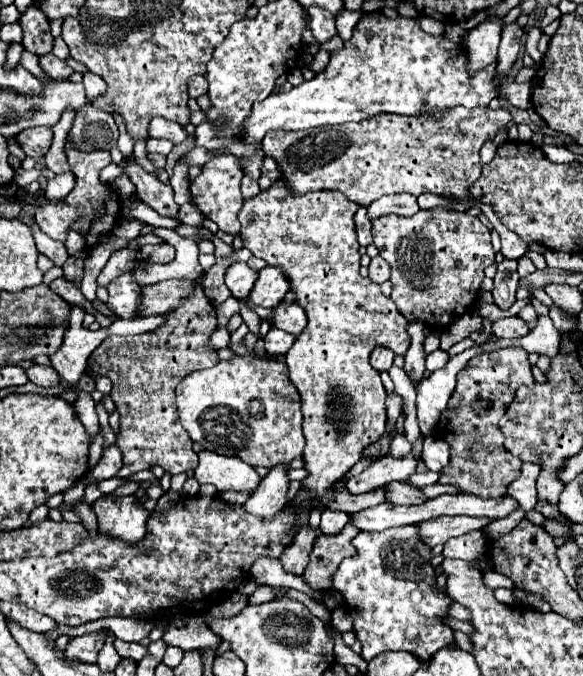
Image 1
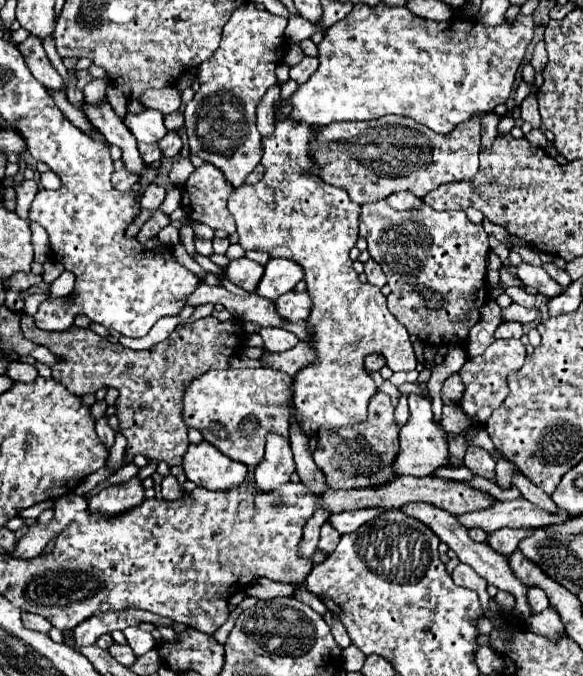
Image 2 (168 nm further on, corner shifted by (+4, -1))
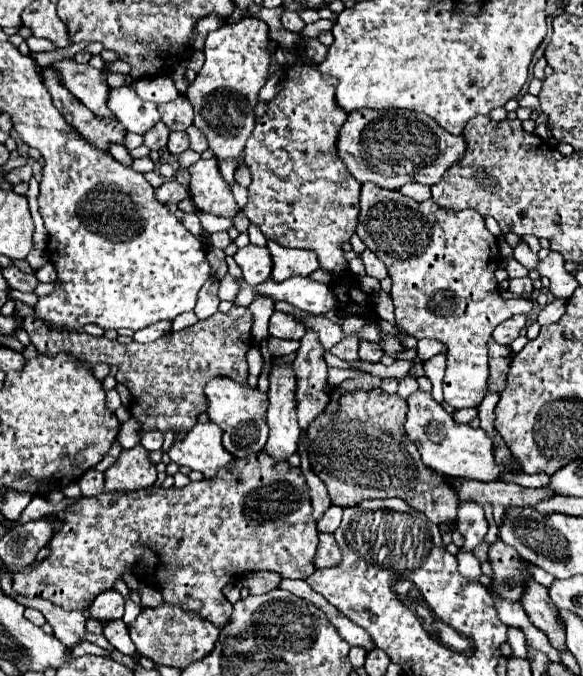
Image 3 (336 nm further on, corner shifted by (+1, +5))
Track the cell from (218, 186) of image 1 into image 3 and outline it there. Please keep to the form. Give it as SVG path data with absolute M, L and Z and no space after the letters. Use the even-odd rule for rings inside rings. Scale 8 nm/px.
M214 158L198 160L188 170L192 176L190 198L194 200L200 212L230 218L230 220L240 212L240 206L232 196L230 184L222 178L218 162Z

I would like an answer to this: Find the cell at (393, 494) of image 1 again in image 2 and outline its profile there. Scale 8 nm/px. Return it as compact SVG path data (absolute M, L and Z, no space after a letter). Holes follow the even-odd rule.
M425 502L405 504L401 510L403 510L405 514L409 514L409 516L421 520L425 526L429 526L429 528L441 538L441 542L445 542L445 544L457 554L457 558L459 558L461 562L469 564L469 566L471 566L479 576L483 576L489 584L493 584L493 586L497 586L499 590L505 590L505 592L509 592L511 596L515 596L515 610L517 610L519 618L529 618L529 616L533 614L533 612L531 612L531 606L529 606L529 602L527 602L527 590L529 590L529 586L521 584L521 582L515 578L515 574L513 574L513 570L511 570L507 558L501 556L501 554L497 554L497 552L493 552L487 544L477 544L477 542L473 542L473 540L469 538L469 534L467 534L467 528L465 528L453 514L449 514L449 512L441 510L441 508L435 508L435 506L431 506L431 504L425 504Z

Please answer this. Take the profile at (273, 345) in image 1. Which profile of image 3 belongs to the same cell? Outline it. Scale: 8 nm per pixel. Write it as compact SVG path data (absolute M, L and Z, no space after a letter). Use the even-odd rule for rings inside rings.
M274 312L270 318L270 336L282 340L300 340L304 332L304 326L300 326L300 322L296 322L292 316L284 312Z

